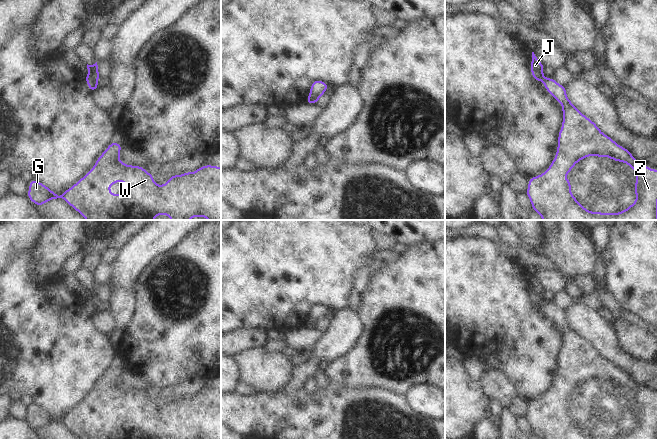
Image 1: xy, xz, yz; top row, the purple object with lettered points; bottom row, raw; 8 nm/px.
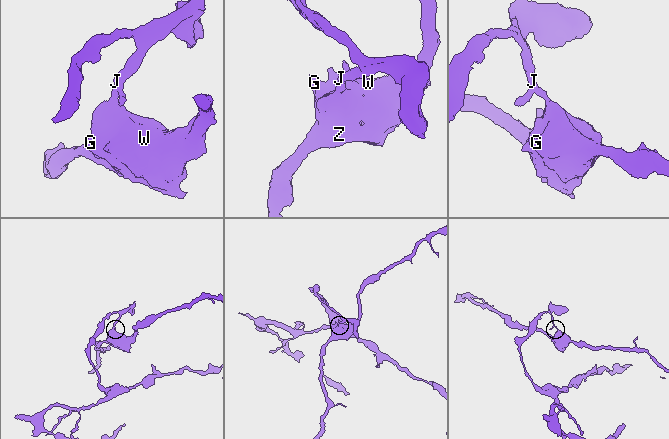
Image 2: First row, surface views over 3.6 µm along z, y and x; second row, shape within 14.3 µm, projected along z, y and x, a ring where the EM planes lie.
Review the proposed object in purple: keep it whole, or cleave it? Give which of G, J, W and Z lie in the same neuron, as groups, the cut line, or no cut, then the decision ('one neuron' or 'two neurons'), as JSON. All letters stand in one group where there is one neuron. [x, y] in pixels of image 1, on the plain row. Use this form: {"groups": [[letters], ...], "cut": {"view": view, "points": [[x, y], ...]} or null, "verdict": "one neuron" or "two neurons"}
{"groups": [["G", "W", "Z"], ["J"]], "cut": {"view": "xy", "points": [[86, 301], [90, 301], [97, 308]]}, "verdict": "two neurons"}

